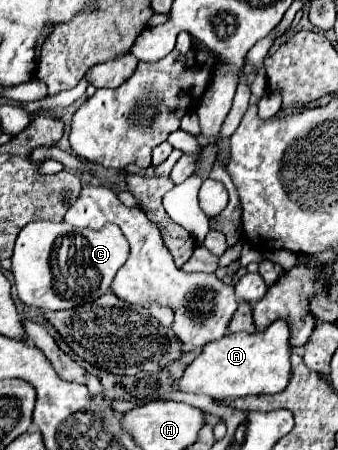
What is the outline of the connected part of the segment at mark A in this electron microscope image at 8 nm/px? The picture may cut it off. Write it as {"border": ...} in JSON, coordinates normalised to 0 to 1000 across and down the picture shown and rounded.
{"border":[[[817,711],[781,738],[669,742],[604,769],[598,787],[556,813],[533,840],[538,871],[609,876],[627,884],[722,884],[834,871],[858,849],[858,729],[840,711]]]}

